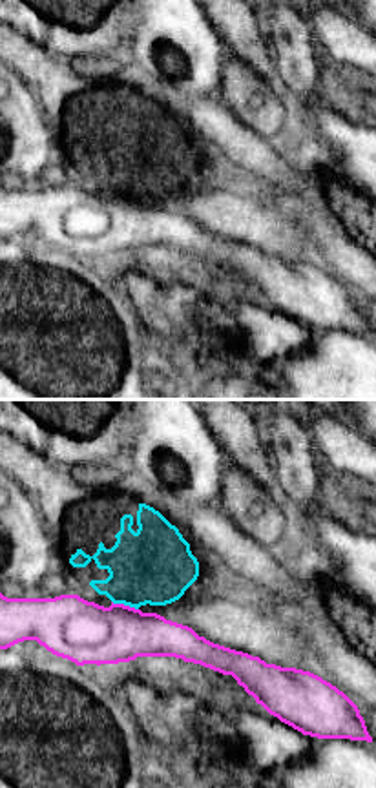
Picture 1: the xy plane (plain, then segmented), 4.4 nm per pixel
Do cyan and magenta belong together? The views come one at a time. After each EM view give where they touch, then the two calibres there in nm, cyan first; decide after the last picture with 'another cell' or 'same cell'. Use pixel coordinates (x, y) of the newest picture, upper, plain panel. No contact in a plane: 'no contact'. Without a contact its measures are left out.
contact (125, 196); calibres 340 and 280 nm

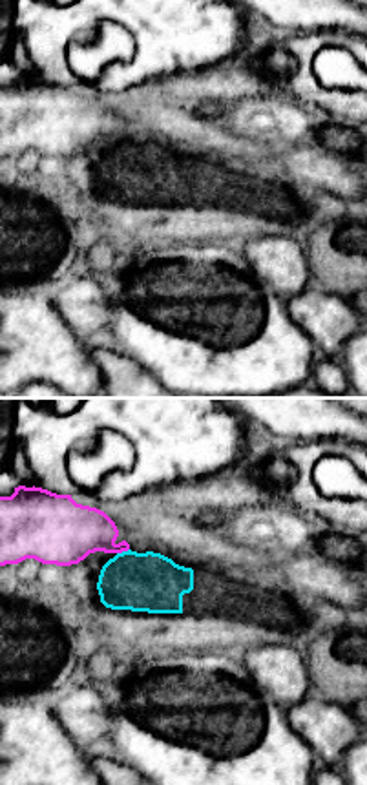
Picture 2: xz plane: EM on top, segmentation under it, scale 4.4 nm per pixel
contact (123, 143); calibres 260 and 260 nm

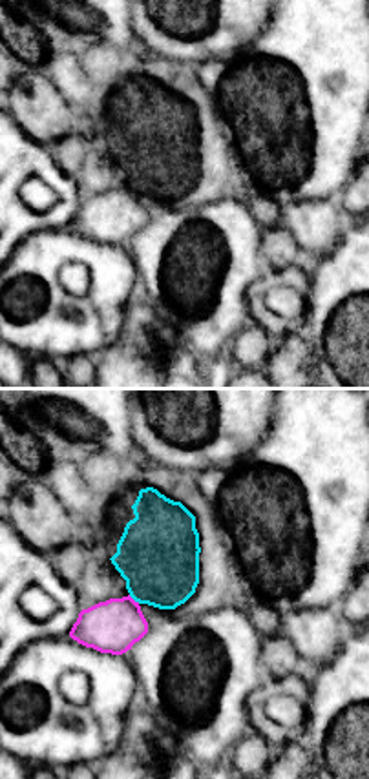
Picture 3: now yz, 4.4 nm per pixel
contact (134, 190); calibres 360 and 240 nm

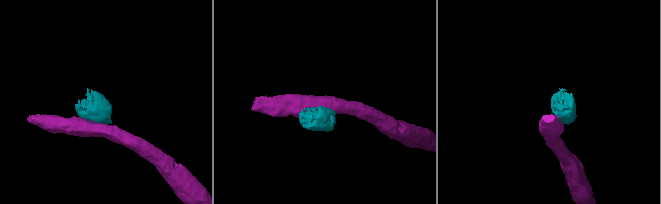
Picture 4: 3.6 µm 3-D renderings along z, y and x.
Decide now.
another cell

